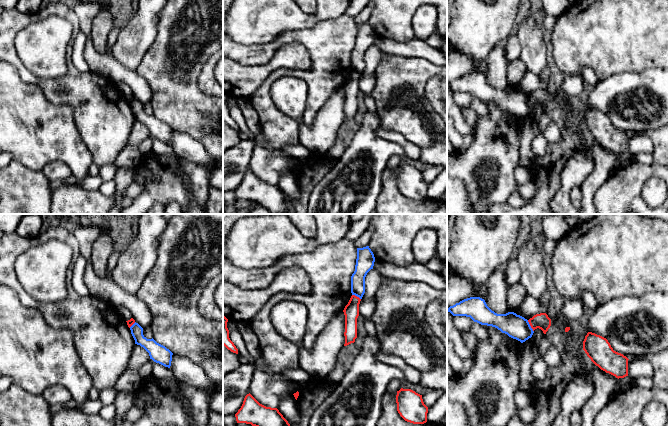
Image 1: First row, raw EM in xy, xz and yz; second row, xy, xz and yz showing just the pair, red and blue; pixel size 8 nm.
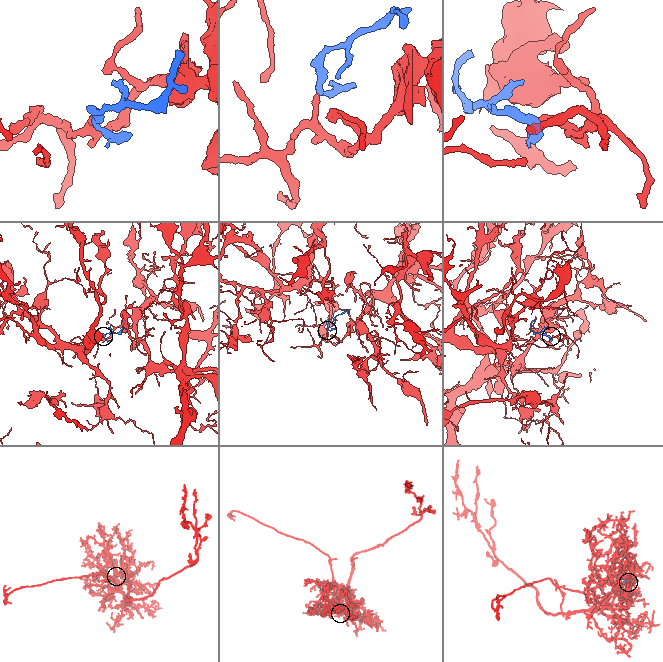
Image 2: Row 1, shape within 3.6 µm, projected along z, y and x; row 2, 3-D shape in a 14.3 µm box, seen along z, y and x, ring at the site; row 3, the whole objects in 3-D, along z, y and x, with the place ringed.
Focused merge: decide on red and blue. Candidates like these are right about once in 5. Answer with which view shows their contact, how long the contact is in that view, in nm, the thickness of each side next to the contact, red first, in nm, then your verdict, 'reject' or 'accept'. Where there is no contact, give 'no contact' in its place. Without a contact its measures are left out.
contact in yz; length 110 nm; calibres 120 and 190 nm; reject

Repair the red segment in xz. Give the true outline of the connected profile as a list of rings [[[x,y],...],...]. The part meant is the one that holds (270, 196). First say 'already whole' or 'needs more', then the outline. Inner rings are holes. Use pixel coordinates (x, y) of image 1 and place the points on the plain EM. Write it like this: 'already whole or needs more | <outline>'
already whole | [[[250,169],[245,172],[235,193],[237,199],[251,200],[272,214],[292,213],[290,200],[279,186],[260,180]]]

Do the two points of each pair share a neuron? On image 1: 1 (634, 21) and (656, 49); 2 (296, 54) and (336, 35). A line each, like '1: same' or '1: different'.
1: same
2: different

